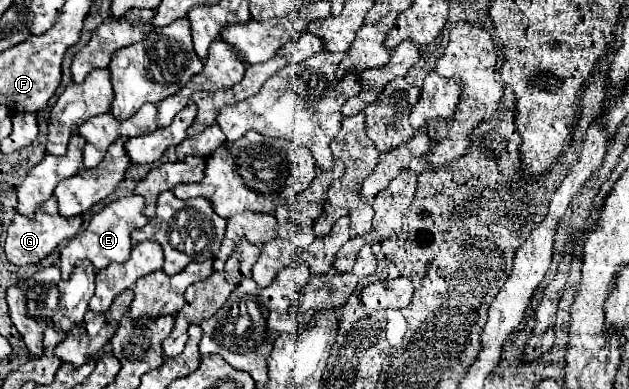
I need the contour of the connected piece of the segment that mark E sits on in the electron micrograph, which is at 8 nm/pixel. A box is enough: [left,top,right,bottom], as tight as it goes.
[60,195,148,271]

